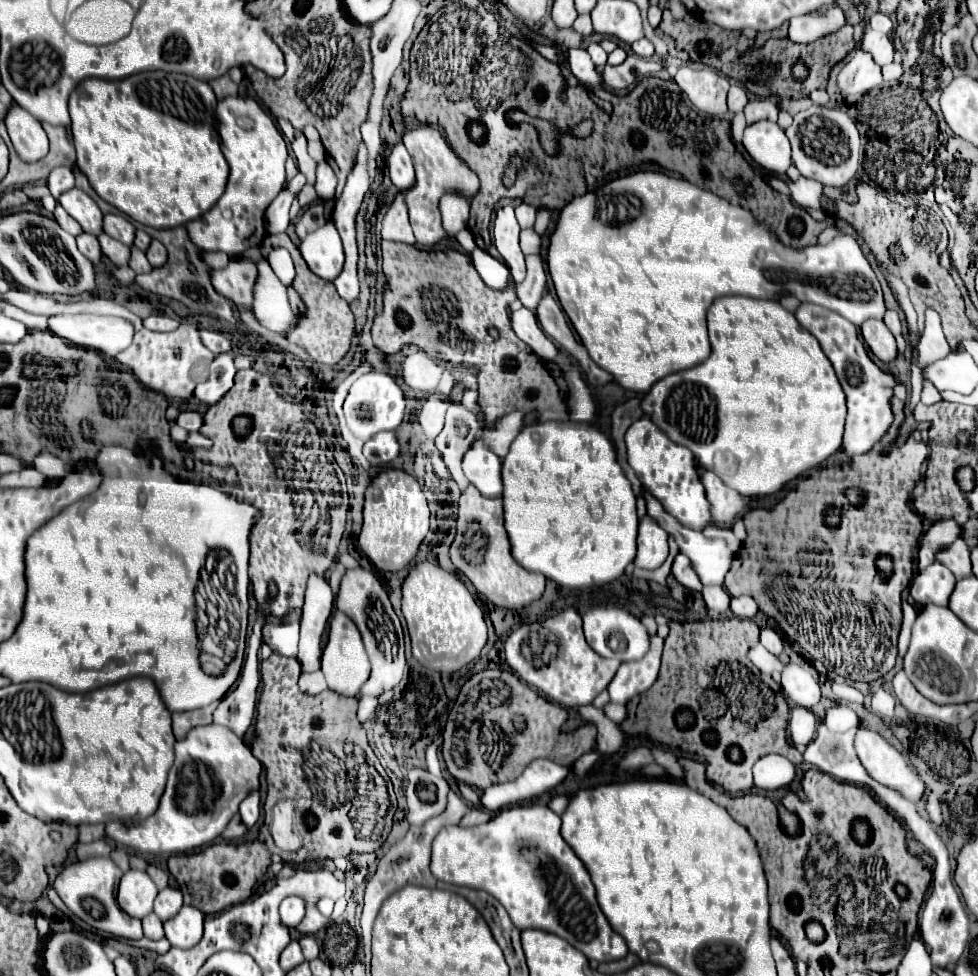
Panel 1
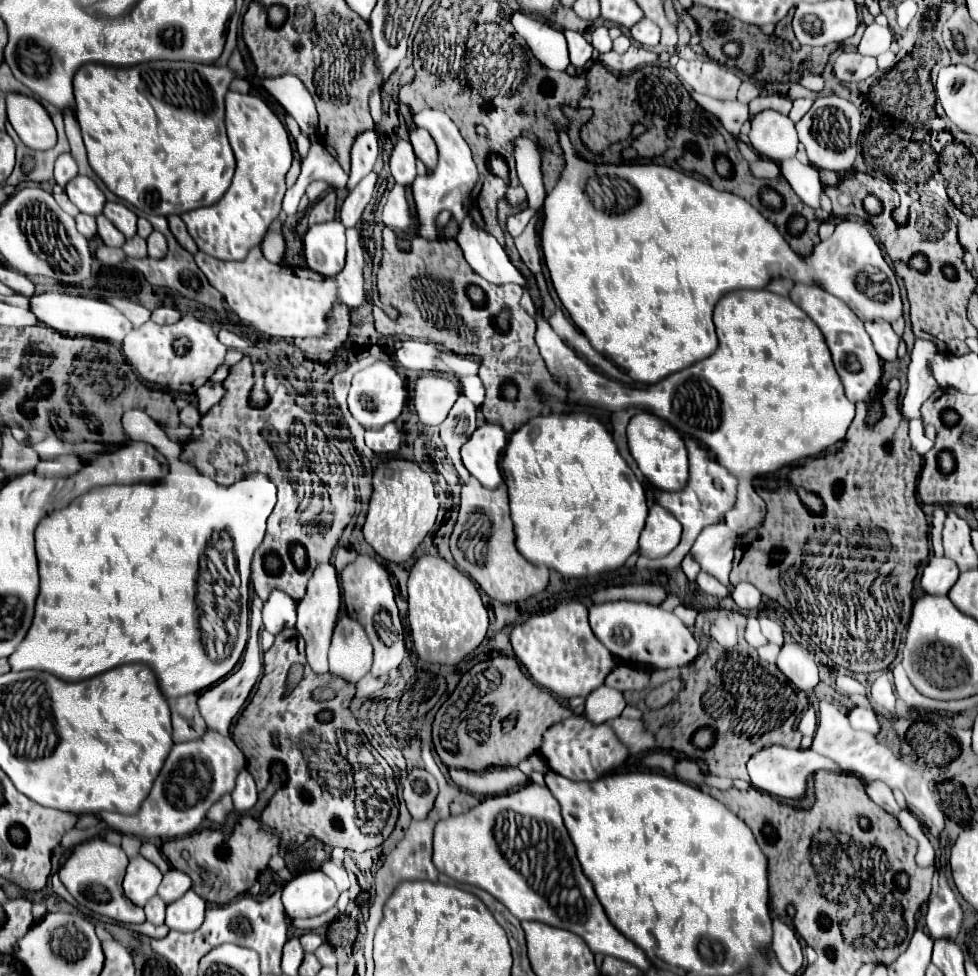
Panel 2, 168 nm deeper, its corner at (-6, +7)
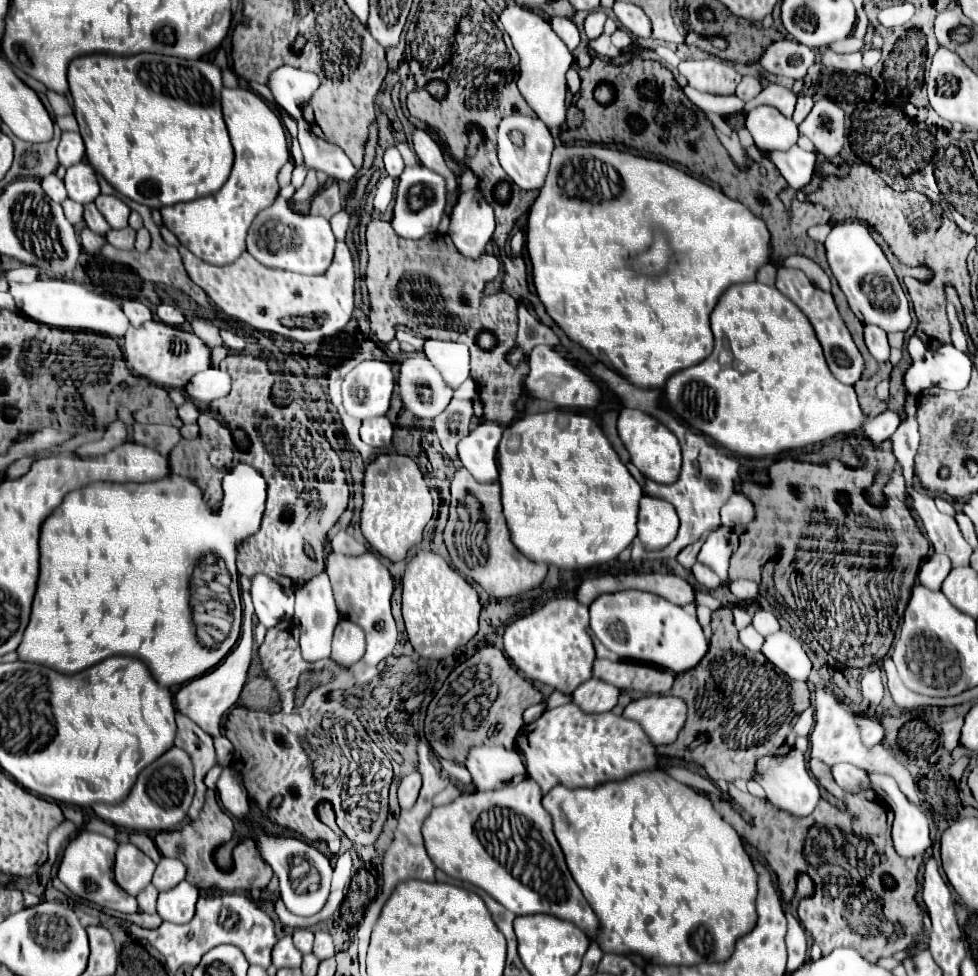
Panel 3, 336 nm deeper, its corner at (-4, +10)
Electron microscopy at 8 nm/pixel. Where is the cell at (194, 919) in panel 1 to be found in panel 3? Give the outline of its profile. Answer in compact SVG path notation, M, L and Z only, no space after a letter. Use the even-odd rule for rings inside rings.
M181 882L179 886L159 894L157 914L167 922L185 924L195 914L197 898L199 898L199 890L189 882Z

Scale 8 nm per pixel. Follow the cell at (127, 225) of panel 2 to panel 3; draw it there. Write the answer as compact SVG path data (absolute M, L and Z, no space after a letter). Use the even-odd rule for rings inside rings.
M99 196L95 200L95 206L101 210L101 214L105 216L105 220L109 222L111 228L125 228L129 226L129 208L123 200L119 200L117 196Z

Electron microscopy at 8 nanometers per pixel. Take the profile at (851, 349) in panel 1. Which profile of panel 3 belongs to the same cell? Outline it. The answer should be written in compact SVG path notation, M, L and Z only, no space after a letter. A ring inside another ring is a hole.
M779 268L777 270L777 290L781 294L785 294L791 302L795 302L803 314L809 318L809 322L813 324L815 328L815 334L825 350L825 358L827 358L827 364L833 372L833 376L843 382L843 384L855 384L859 378L861 378L861 372L863 372L863 366L865 366L865 360L859 352L859 348L855 346L853 338L851 338L851 332L847 330L843 318L839 316L837 312L837 306L833 302L833 296L831 292L823 292L821 288L817 288L801 270L797 268Z

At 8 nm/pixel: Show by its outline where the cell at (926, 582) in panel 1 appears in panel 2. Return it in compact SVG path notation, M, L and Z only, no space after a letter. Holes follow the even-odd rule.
M931 557L921 575L921 587L929 595L947 595L959 577L955 561L947 557Z

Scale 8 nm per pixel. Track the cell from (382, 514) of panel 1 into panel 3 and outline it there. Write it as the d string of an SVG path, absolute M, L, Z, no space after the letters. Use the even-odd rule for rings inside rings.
M379 454L365 470L363 480L363 536L383 558L391 562L403 560L415 544L421 542L423 528L433 516L433 498L419 466L401 454Z

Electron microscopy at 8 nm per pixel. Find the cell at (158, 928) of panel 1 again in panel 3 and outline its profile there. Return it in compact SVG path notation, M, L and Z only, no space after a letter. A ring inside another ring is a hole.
M149 884L139 896L137 896L137 902L139 902L139 912L145 912L145 914L155 914L157 910L157 890L153 884Z

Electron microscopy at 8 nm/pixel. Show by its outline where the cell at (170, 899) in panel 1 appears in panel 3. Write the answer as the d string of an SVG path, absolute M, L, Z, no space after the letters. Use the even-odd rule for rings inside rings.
M161 858L161 862L157 864L157 870L155 870L155 876L153 876L153 886L159 892L165 892L183 880L185 880L183 862L179 858Z

